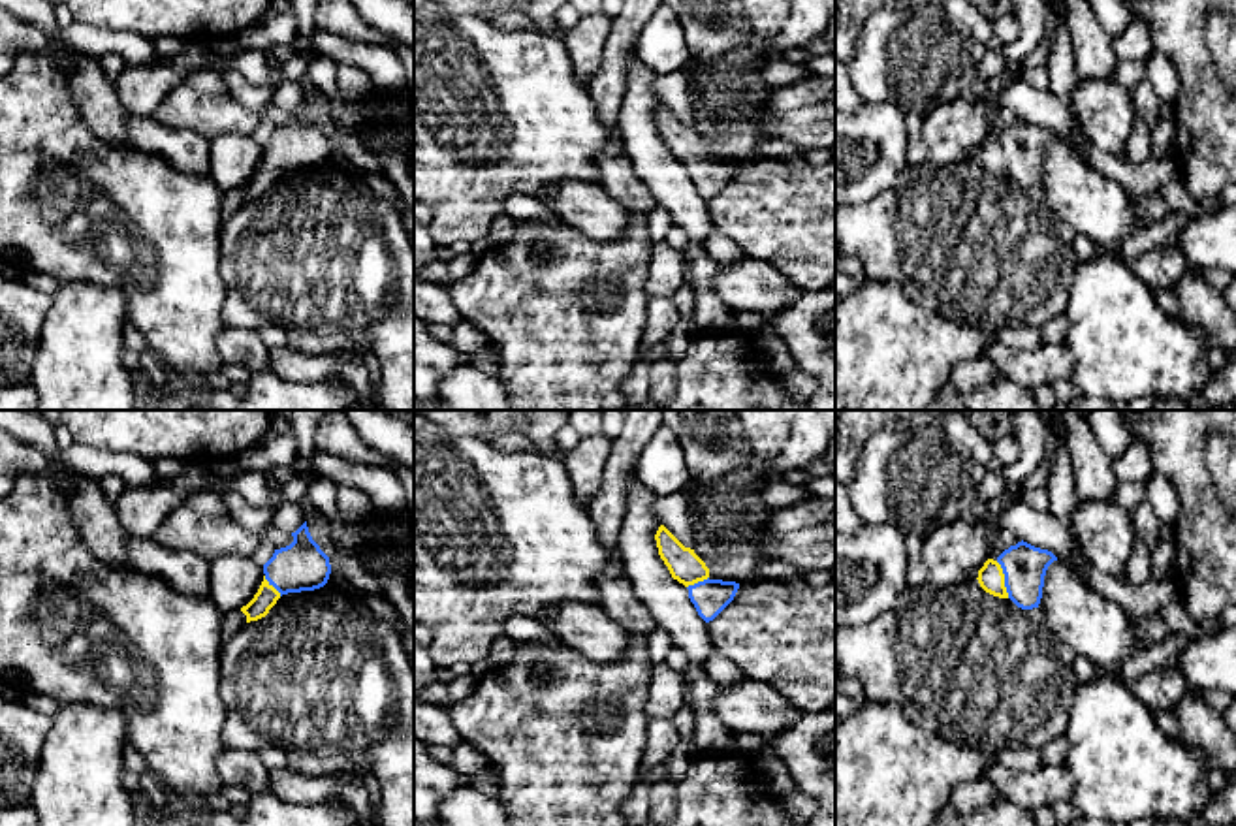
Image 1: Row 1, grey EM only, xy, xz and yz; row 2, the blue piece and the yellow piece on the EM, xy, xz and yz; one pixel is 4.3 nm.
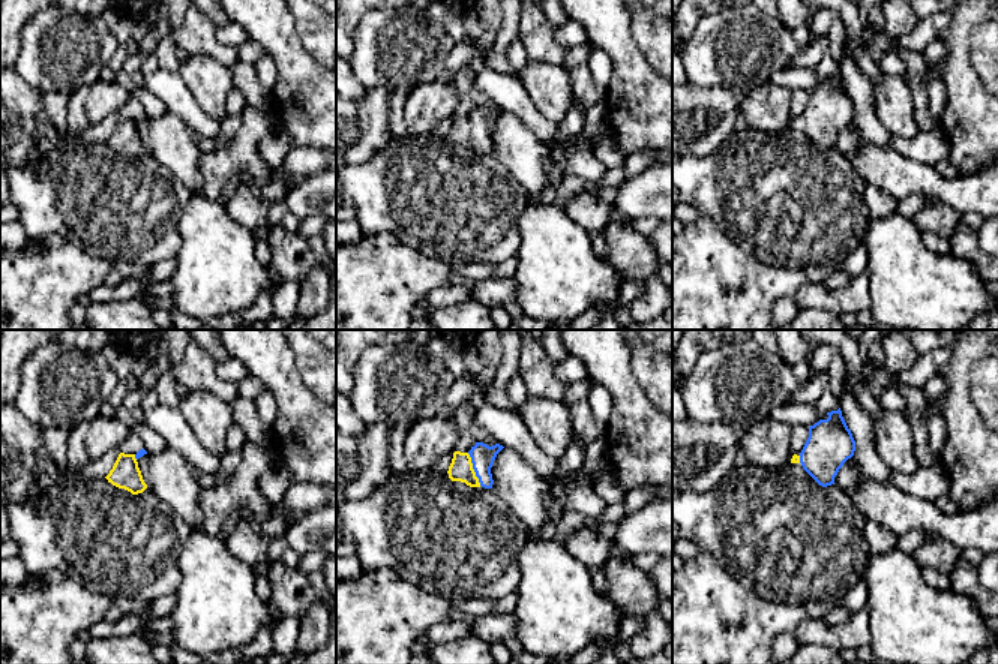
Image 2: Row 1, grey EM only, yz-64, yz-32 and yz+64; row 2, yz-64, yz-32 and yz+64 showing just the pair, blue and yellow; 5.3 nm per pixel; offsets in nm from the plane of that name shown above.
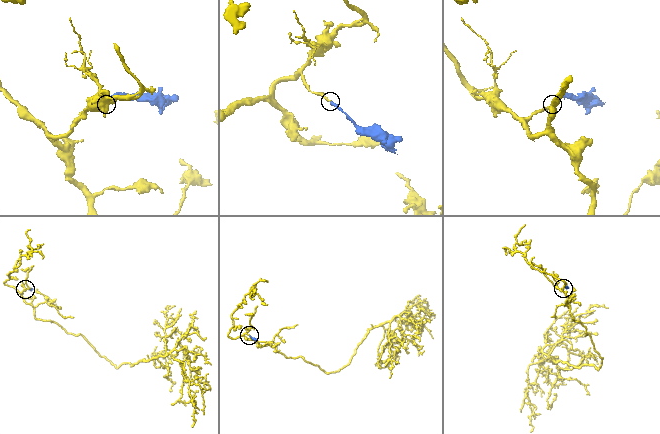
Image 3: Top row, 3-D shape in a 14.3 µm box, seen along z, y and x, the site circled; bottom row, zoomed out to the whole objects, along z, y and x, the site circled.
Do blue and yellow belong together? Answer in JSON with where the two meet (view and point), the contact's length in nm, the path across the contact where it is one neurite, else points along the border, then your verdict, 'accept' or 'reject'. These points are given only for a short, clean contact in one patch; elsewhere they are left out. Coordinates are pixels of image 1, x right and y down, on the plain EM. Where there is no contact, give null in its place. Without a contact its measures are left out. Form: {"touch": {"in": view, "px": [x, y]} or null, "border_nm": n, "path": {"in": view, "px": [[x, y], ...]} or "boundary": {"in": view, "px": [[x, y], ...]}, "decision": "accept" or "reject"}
{"touch": {"in": "yz", "px": [1005, 158]}, "border_nm": 170, "path": {"in": "yz", "px": [[1024, 145], [1005, 158], [990, 155]]}, "decision": "accept"}

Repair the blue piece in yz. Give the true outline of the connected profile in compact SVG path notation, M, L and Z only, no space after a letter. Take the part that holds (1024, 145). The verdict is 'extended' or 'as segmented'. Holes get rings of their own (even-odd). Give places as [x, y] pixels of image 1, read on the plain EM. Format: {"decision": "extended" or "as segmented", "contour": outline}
{"decision": "extended", "contour": "M1022 119L995 139L988 137L976 158L986 171L1010 177L1022 188L1033 188L1040 183L1044 154L1054 139L1057 135L1052 130Z"}

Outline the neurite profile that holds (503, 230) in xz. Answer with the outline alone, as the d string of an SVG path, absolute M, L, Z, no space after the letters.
M500 213L493 222L489 230L489 239L493 246L504 246L515 239L517 233L517 220L512 218L506 213Z

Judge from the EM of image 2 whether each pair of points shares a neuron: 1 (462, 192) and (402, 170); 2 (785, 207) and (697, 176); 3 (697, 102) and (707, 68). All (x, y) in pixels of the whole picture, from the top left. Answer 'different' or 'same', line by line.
1: same
2: same
3: different

